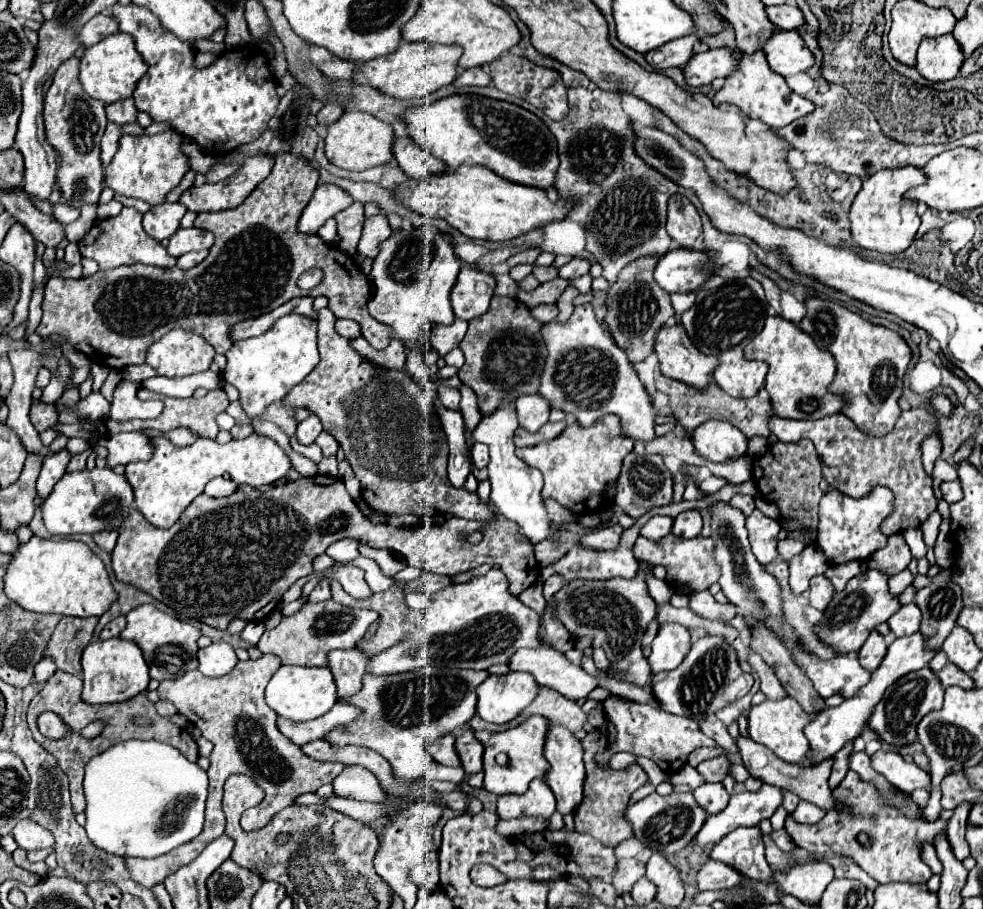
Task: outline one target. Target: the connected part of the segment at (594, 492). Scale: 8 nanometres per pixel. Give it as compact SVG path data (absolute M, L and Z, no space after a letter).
M604 415L592 427L568 425L556 439L538 443L534 447L516 449L516 457L526 461L530 467L540 469L544 475L542 499L554 499L562 507L576 515L592 513L606 507L606 485L614 483L622 459L632 451L634 439L622 433L622 423L618 415Z

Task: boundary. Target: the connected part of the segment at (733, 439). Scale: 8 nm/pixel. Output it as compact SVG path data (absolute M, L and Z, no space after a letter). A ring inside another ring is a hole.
M708 421L700 429L694 429L692 441L696 453L712 463L744 457L748 451L748 439L744 433L732 429L732 425L724 425L724 421Z

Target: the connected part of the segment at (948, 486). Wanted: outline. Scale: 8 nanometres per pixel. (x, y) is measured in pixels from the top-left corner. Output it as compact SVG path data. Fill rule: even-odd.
M952 481L952 483L942 483L940 485L940 491L942 491L942 495L944 495L944 501L948 501L948 503L956 503L956 501L960 501L962 497L964 497L964 493L962 493L962 487L960 487L960 481Z

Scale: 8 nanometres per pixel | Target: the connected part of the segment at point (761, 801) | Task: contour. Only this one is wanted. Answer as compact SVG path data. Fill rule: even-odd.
M762 785L760 791L754 791L754 793L742 791L742 793L738 793L738 795L732 795L728 807L726 807L722 813L718 813L716 817L708 817L708 819L706 819L704 827L702 827L700 833L696 835L696 847L694 847L694 851L690 853L688 861L690 861L690 863L698 863L700 857L702 857L702 853L704 853L704 849L708 849L710 845L718 843L722 837L726 837L730 831L734 831L734 829L738 829L738 827L754 827L754 825L758 825L760 821L770 819L770 817L774 815L774 811L776 811L780 805L782 805L782 789L776 789L774 785Z

